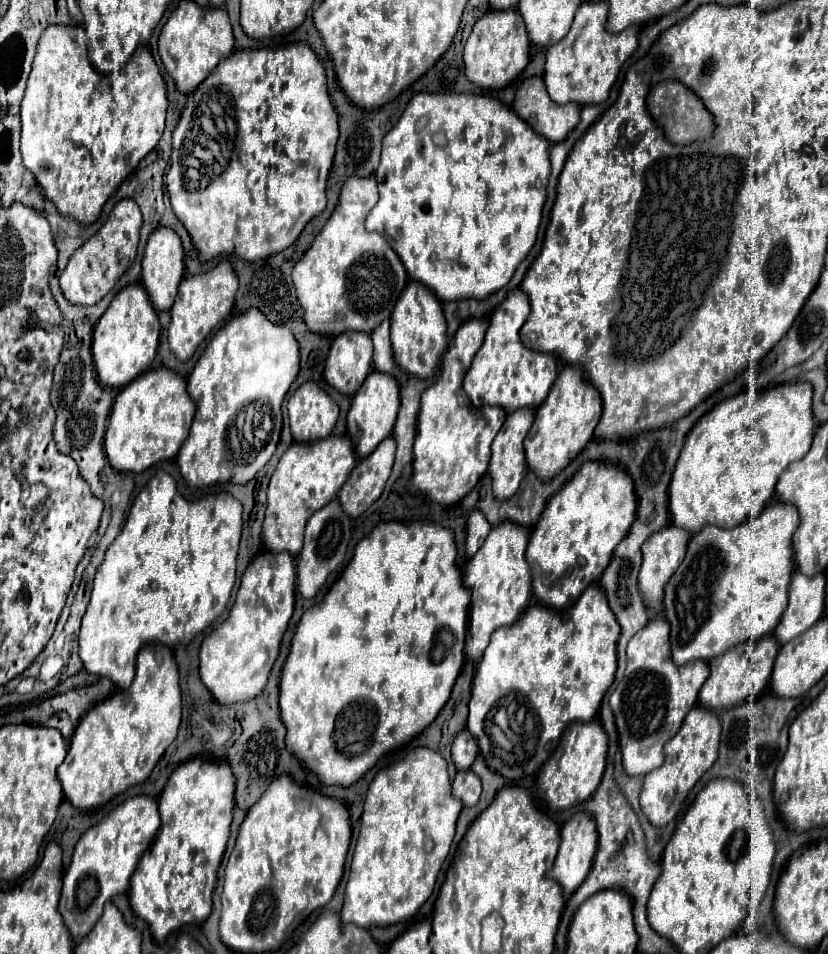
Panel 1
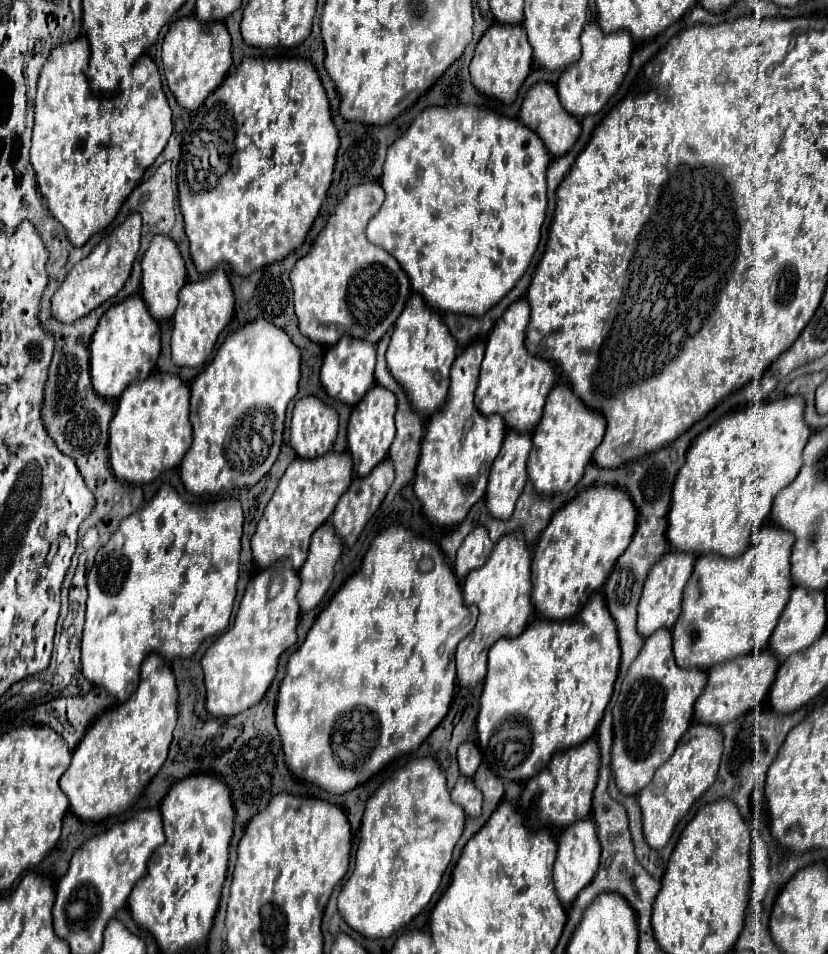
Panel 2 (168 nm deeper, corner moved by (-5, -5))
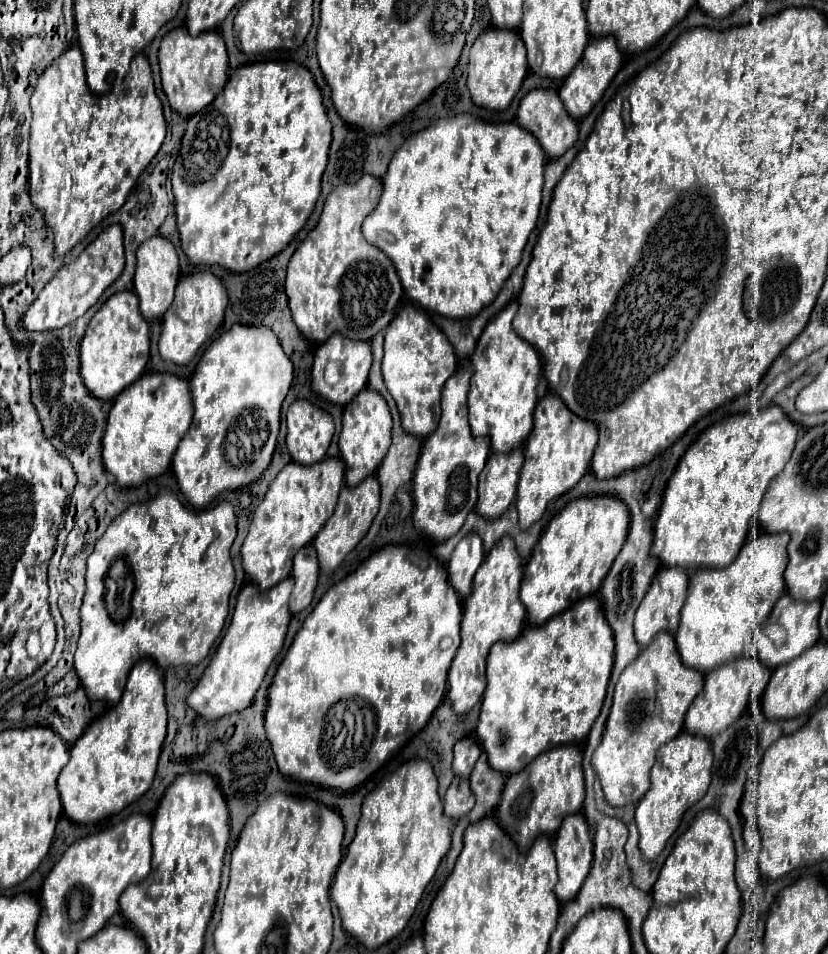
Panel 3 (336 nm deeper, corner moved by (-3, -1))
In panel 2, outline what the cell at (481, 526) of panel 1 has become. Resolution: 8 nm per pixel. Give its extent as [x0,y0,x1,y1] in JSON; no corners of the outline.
[455,525,493,581]

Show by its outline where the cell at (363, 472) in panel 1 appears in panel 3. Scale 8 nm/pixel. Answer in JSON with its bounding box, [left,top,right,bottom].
[313,475,379,573]

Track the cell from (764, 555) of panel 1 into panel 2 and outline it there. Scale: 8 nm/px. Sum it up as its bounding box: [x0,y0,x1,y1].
[673,525,793,667]

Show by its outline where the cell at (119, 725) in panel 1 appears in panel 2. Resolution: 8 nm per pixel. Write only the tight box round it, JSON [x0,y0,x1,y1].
[61,655,177,821]

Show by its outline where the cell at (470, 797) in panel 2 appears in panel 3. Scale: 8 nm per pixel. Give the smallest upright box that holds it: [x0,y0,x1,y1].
[445,777,475,821]

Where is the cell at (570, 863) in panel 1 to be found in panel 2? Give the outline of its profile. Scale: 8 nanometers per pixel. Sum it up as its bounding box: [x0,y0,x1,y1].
[553,819,601,907]

